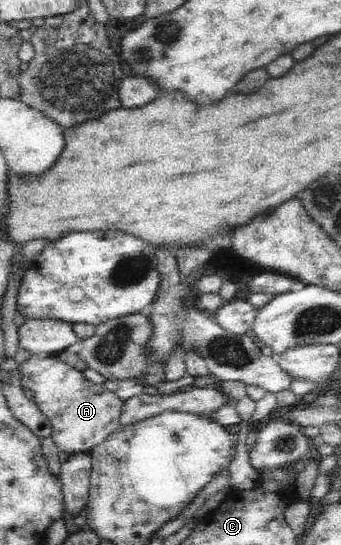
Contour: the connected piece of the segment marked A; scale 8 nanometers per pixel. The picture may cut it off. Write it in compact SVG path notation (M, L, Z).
M32 354L19 364L22 387L33 391L33 401L39 406L52 425L50 438L58 451L65 453L89 453L117 429L120 423L123 400L116 393L105 389L103 384L91 383L79 369L71 367L57 356Z

